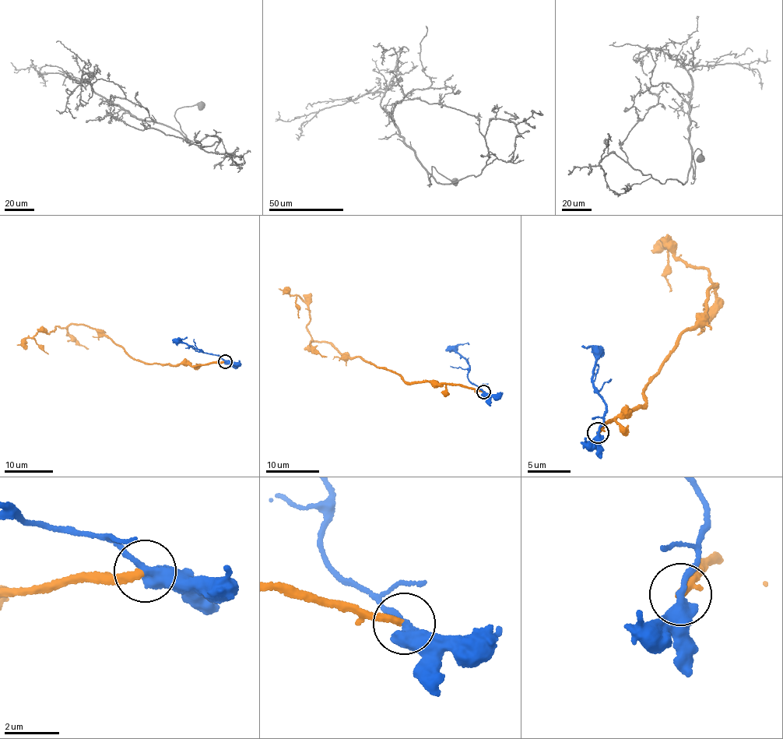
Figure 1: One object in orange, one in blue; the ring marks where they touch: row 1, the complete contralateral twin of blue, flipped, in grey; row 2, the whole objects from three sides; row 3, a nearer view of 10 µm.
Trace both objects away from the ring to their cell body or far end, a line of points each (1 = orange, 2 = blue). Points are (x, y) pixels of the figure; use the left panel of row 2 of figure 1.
1: (224, 360), (148, 364), (131, 358), (93, 329), (70, 323), (33, 337), (48, 353)
2: (224, 360), (180, 341), (180, 339), (187, 337)

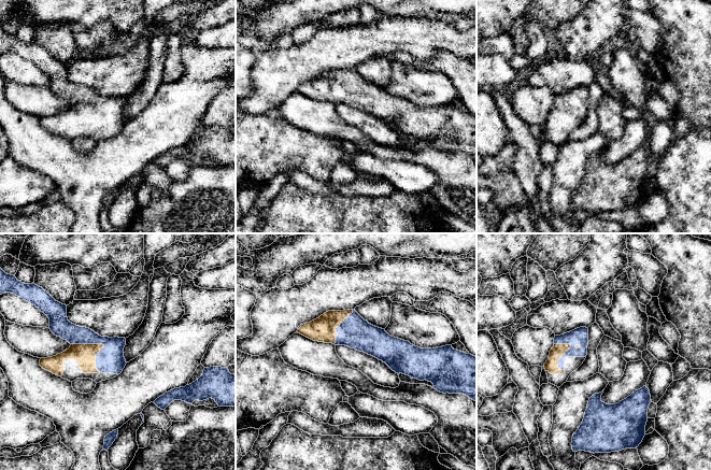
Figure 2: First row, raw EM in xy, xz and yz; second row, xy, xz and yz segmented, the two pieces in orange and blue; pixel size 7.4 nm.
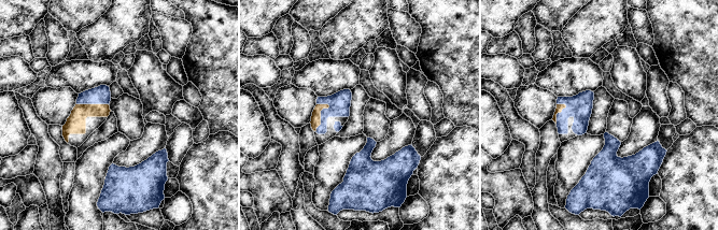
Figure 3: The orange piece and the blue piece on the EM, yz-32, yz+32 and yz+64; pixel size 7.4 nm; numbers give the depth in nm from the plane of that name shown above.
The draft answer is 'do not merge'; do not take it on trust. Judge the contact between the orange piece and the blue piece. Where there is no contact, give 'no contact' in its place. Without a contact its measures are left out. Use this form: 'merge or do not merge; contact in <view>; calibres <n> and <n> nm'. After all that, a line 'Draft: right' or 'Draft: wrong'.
merge; contact in xy; calibres 160 and 200 nm
Draft: wrong

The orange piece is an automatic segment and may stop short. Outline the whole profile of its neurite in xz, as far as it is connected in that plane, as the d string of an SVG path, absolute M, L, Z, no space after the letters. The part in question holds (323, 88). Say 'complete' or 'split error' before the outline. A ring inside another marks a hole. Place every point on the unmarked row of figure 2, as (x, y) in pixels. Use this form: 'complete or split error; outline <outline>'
split error; outline M355 69L328 70L318 77L300 84L297 91L313 100L345 104L364 111L382 119L398 133L402 132L420 140L426 139L440 152L464 153L477 160L477 116L454 109L452 104L421 108L369 83Z

